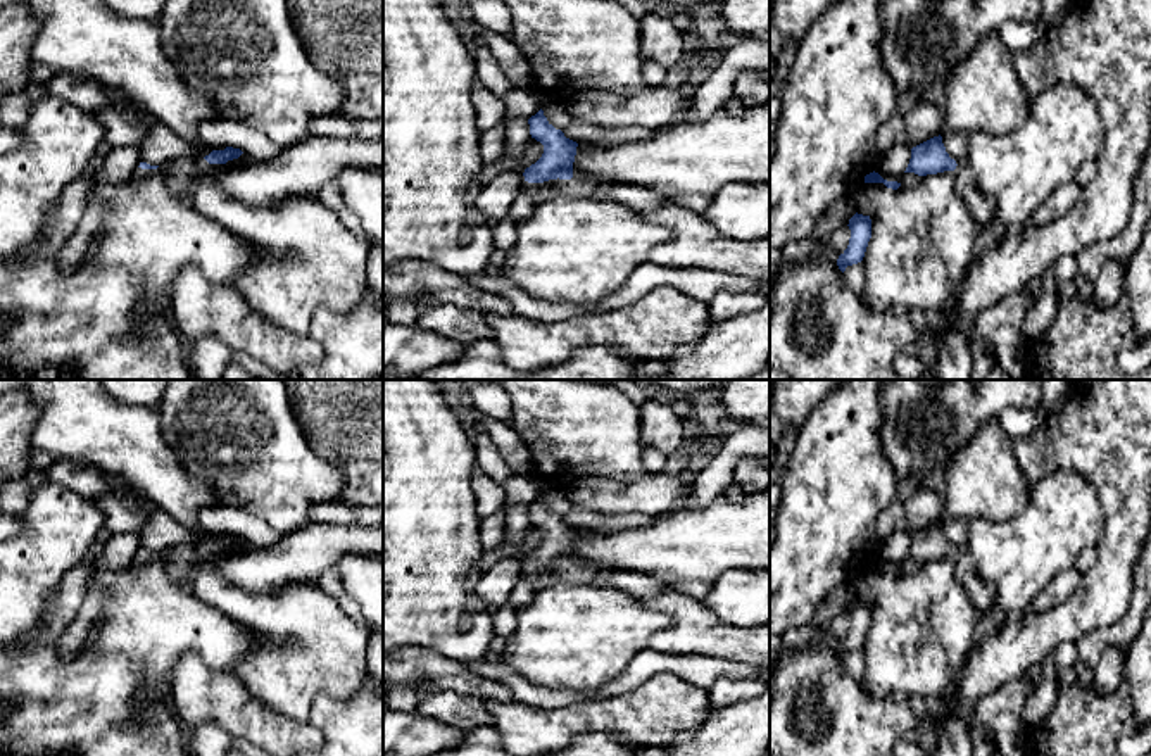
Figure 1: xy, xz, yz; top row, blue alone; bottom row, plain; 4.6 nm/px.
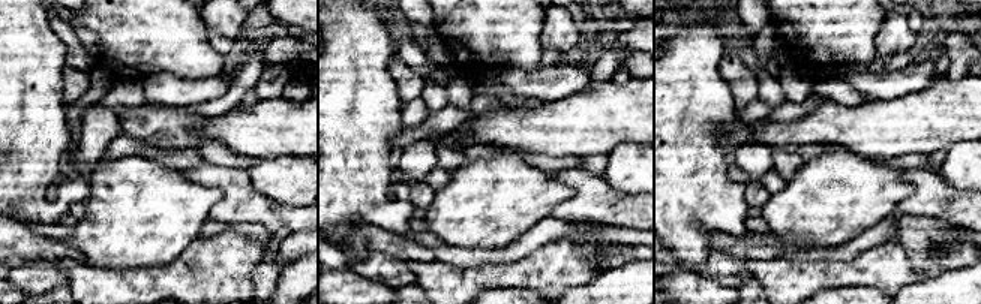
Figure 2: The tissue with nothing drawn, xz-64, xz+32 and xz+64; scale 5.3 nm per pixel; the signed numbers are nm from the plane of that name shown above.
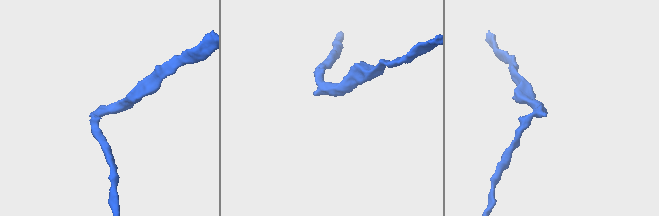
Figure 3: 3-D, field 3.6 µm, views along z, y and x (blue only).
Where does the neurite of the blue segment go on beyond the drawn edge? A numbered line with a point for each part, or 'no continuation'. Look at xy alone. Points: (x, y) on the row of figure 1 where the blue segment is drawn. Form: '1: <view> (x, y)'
1: xy (180, 176)

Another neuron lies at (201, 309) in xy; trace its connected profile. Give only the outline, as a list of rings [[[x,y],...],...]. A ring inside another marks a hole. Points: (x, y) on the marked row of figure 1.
[[[193,266],[178,274],[169,309],[176,330],[188,343],[217,338],[278,375],[299,373],[300,366],[319,362],[323,357],[319,343],[274,326],[236,287],[216,285]]]

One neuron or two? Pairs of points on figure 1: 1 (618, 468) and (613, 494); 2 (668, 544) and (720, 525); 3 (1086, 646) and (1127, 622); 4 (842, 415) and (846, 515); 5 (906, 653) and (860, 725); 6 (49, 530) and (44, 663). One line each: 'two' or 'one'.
1: two
2: one
3: one
4: one
5: two
6: two

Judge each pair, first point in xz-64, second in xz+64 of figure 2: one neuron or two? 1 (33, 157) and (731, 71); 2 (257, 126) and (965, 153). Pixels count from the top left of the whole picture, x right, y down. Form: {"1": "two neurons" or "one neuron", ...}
{"1": "two neurons", "2": "two neurons"}

